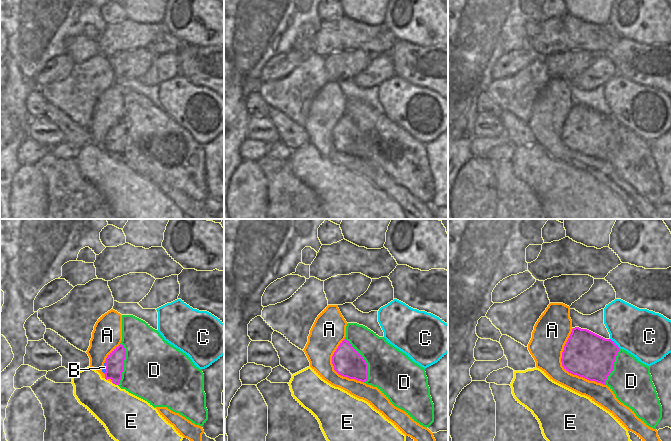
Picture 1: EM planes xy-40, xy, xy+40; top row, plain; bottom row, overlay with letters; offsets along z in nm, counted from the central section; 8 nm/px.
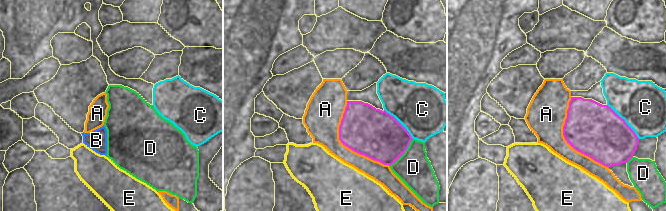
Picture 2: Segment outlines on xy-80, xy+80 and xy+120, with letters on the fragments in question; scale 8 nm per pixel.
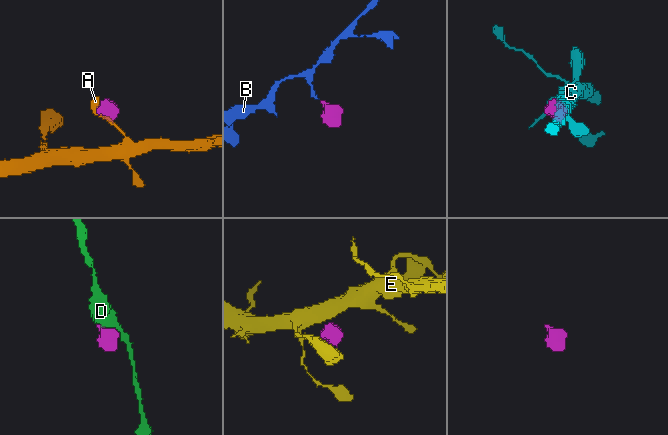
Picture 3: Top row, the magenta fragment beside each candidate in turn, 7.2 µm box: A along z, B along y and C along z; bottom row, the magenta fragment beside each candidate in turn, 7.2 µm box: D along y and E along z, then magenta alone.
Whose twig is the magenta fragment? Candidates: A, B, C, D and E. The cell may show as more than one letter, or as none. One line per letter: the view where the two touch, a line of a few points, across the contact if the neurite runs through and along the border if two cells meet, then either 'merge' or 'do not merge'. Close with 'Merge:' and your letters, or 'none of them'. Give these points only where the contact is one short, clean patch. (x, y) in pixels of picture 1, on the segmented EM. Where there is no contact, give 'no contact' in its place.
A: xy+40 | do not merge
B: xy-40 | xy-40 (115, 361), (106, 367), (104, 367) | merge
C: xy+40 | do not merge
D: xy | do not merge
E: xy-40 | xy-40 (111, 382), (117, 385) | do not merge
Merge: B

